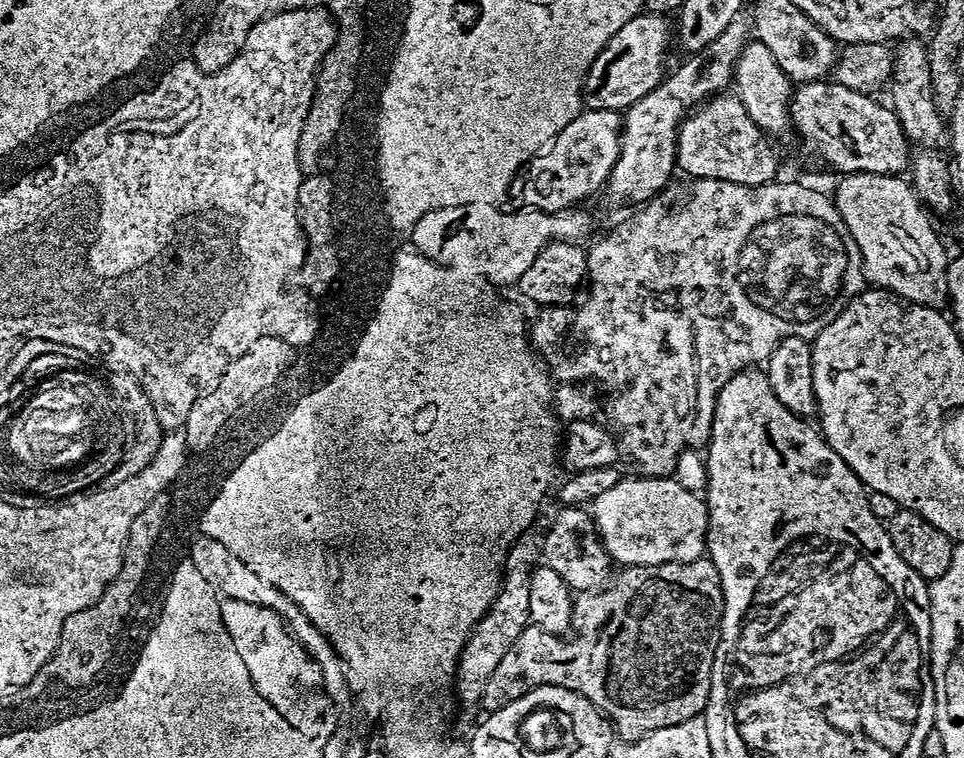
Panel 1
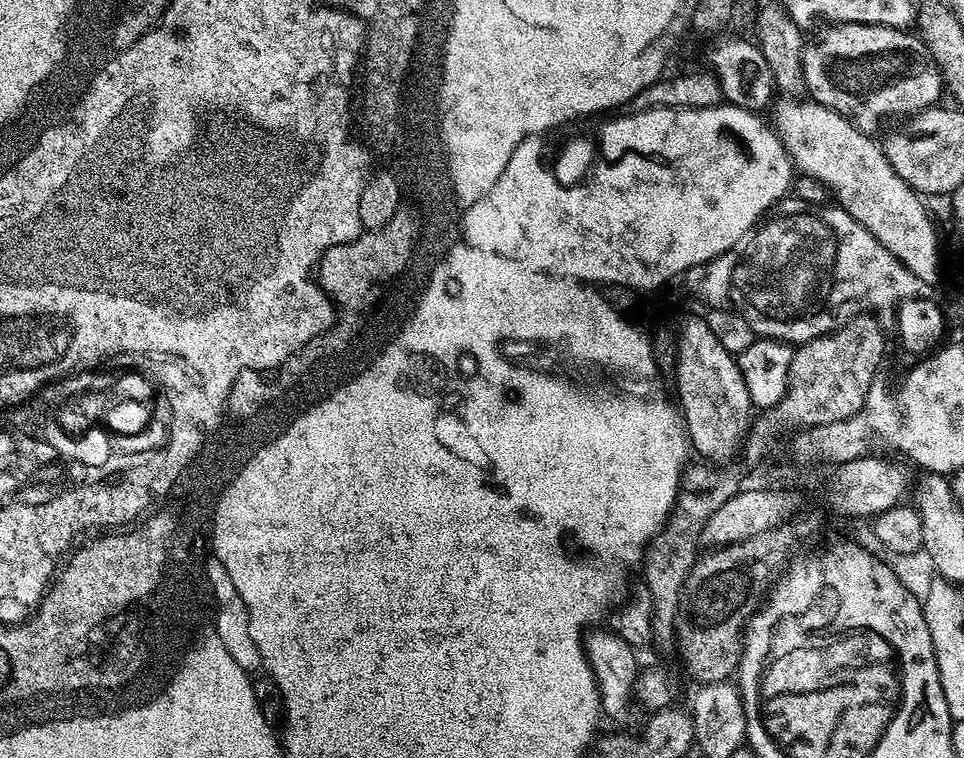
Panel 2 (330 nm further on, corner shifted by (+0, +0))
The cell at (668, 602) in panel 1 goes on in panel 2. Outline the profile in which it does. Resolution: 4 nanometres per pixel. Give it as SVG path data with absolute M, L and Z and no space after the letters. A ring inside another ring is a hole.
M733 544L725 548L708 550L697 559L695 566L684 583L680 609L676 615L676 639L678 653L684 659L690 675L700 684L713 684L719 680L728 680L739 669L740 658L744 655L744 633L749 620L756 615L752 608L752 572L748 572L748 560L744 560L744 552Z

